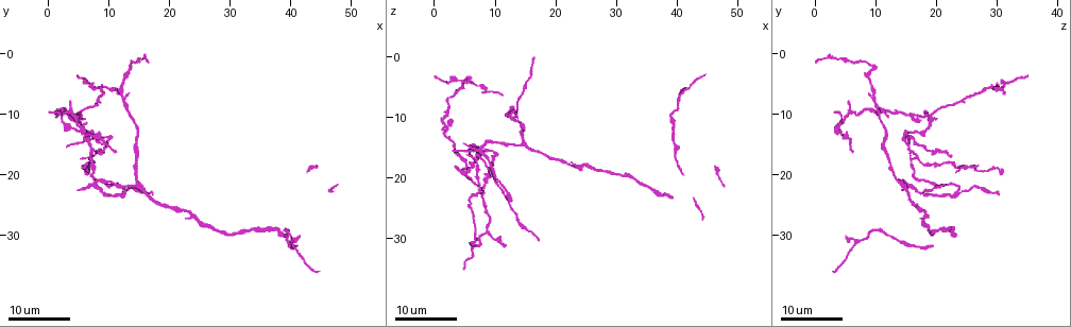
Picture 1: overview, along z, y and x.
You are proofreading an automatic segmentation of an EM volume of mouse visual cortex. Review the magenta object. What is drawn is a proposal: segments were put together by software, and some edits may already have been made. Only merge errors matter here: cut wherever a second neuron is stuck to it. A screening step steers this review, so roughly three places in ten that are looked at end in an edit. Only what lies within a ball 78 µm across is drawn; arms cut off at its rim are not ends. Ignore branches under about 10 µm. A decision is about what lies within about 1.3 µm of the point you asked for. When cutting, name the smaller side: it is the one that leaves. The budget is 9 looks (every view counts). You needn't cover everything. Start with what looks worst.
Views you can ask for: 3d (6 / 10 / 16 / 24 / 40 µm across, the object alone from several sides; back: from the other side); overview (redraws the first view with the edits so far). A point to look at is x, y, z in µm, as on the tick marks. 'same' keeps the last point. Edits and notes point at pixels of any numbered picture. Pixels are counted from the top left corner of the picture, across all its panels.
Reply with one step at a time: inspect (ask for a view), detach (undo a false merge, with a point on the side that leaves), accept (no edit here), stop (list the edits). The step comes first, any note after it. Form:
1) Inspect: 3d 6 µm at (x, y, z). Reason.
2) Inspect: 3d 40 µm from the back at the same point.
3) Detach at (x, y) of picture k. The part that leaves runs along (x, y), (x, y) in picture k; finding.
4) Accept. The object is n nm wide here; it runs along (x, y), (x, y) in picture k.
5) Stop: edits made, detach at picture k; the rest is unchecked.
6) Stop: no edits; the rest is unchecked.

Inspect: 3d 24 µm at (7.0, 16.5, 16.5). A fork.

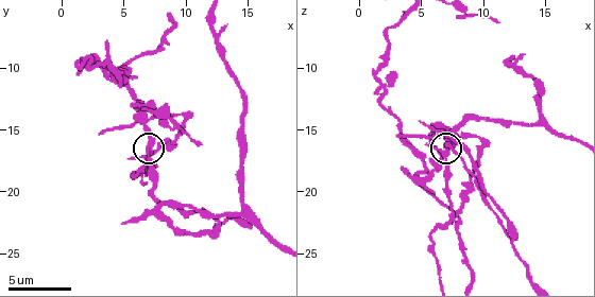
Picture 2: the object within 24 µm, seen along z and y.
Inspect: 3d 10 µm at the same point.

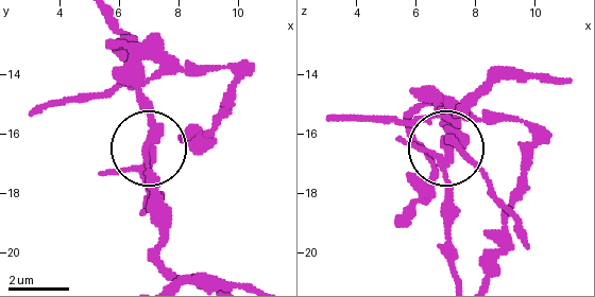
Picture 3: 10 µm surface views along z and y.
Detach at (448, 161) of picture 3. 3 arms meet here; the part that leaves runs along (455, 124), (447, 162), (452, 274) in picture 3; a second neuron is stuck on.

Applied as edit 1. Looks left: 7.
Inspect: overview. Redraw.

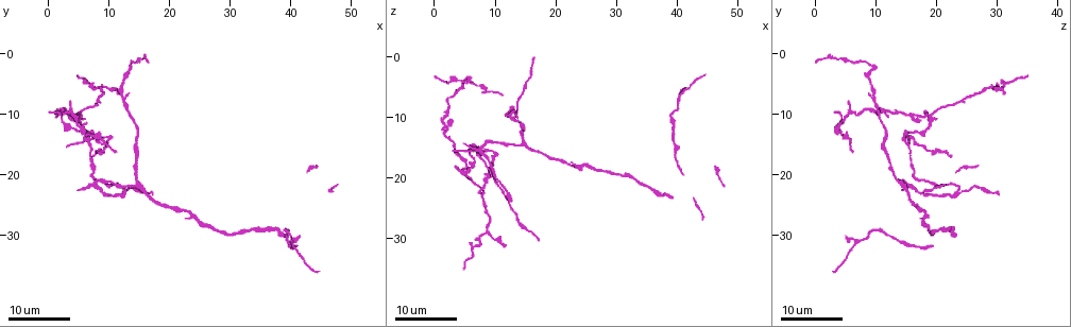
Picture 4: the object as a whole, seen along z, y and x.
Inspect: 3d 24 µm at (15.0, 21.5, 14.0). Side arm on a straight run.

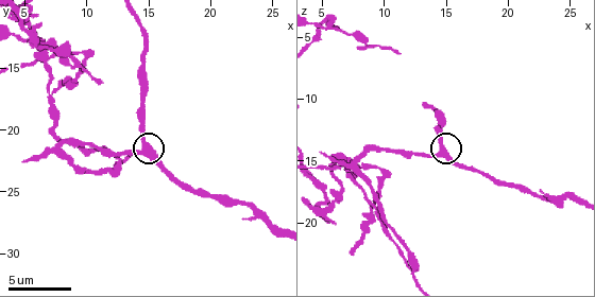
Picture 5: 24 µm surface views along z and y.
Inspect: 3d 6 µm at (14.8, 21.4, 14.2).

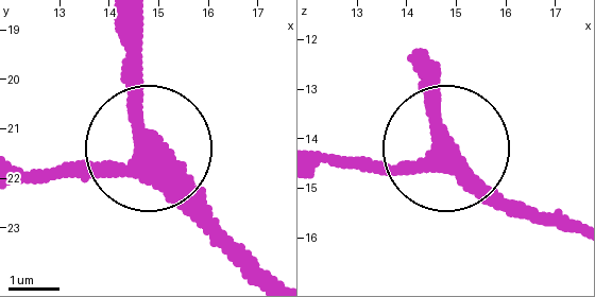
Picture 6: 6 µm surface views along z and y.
Accept. 3 arms meet here; it runs along (315, 155), (391, 168), (429, 155), (442, 91), (429, 57) in picture 6; all the same neuron.

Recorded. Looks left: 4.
Inspect: 3d 16 µm at (13.5, 2.5, 9.5). Sudden change in width.

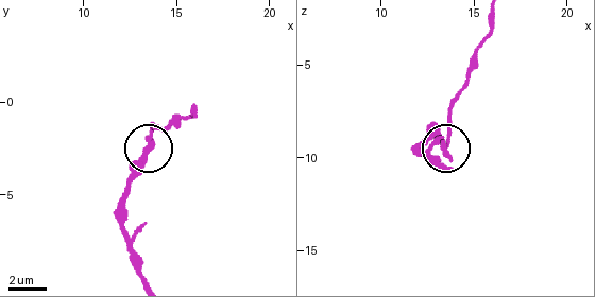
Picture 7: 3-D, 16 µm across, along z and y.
Inspect: 3d 6 µm at (13.4, 2.6, 9.5). Closer look.

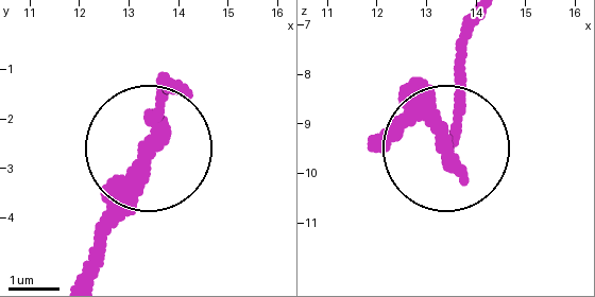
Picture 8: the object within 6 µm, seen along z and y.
Accept. It runs along (389, 142), (419, 121), (447, 146), (460, 63) in picture 8; one neuron here.

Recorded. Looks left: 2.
Inspect: 3d 10 µm at (8.0, 21.0, 14.8).

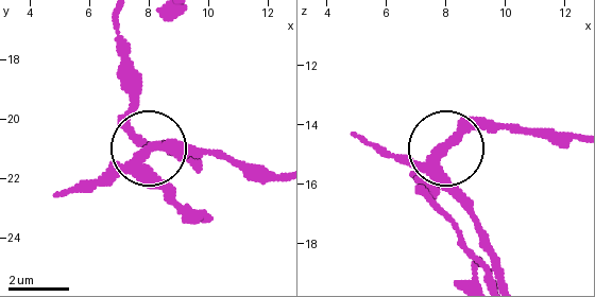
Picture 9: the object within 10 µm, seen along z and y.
Accept. The object is 260 nm wide here; all the same neuron.

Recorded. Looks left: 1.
Stop: edits made, detach at picture 3; the rest is unchecked.

